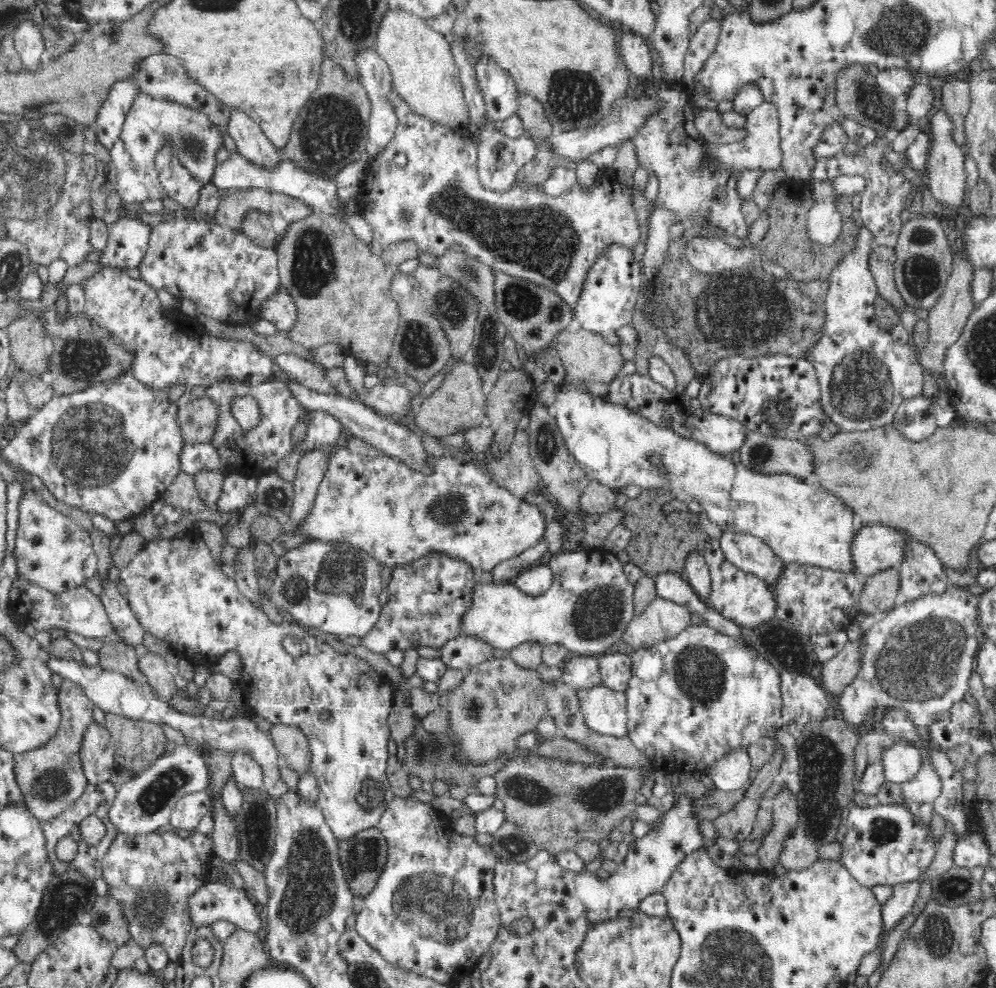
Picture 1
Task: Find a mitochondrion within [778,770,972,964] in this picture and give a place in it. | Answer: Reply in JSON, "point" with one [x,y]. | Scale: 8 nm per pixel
{"point":[936,937]}

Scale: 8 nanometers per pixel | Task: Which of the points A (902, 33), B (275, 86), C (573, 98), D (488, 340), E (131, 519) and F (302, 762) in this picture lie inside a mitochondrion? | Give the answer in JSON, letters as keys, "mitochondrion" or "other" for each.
{"A":"mitochondrion","B":"other","C":"mitochondrion","D":"mitochondrion","E":"other","F":"other"}

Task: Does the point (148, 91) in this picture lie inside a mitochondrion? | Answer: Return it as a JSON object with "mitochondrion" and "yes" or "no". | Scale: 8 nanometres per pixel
{"mitochondrion":"no"}

